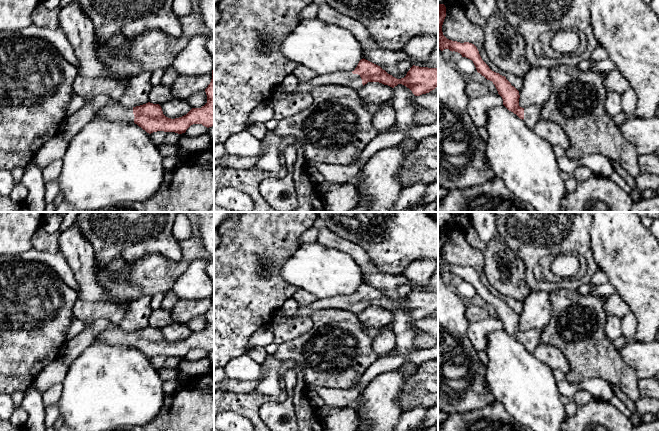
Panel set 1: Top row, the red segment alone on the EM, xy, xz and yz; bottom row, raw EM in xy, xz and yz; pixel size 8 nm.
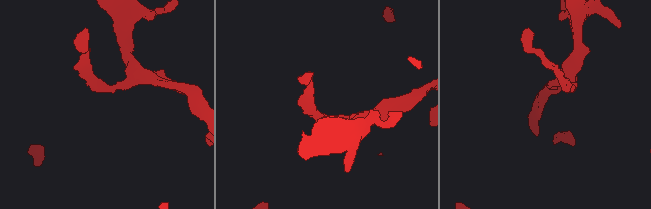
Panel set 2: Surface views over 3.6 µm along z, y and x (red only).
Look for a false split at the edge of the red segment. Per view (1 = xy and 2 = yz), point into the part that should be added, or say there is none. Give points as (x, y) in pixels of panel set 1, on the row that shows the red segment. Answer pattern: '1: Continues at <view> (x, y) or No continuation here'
1: Continues at xy (113, 111)
2: Continues at yz (531, 113)

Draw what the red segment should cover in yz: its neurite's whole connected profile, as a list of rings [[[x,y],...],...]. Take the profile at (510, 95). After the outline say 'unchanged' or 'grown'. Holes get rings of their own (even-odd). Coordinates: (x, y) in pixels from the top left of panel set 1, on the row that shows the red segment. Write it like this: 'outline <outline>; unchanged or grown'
outline [[[444,4],[438,5],[438,48],[443,51],[458,52],[462,57],[466,57],[473,61],[476,70],[487,80],[490,80],[495,85],[498,94],[503,99],[503,105],[511,112],[516,114],[524,123],[533,129],[537,121],[540,119],[541,107],[530,105],[522,108],[519,106],[519,91],[511,85],[505,76],[492,71],[489,66],[482,60],[477,47],[469,42],[460,43],[447,39],[442,32],[442,25],[446,17],[446,7]]]; grown

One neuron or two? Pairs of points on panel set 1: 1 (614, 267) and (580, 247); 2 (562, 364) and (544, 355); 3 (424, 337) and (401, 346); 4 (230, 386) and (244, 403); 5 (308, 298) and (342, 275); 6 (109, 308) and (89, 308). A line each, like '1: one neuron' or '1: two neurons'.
1: two neurons
2: one neuron
3: two neurons
4: two neurons
5: two neurons
6: one neuron

